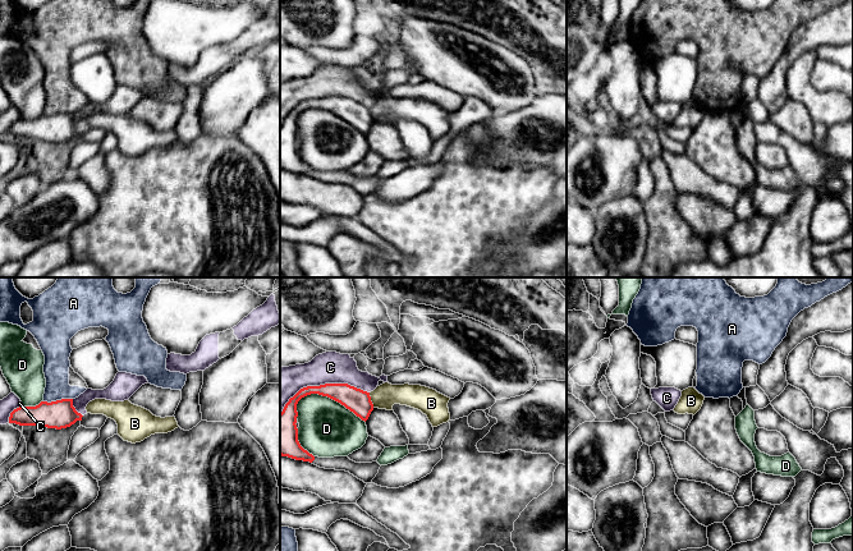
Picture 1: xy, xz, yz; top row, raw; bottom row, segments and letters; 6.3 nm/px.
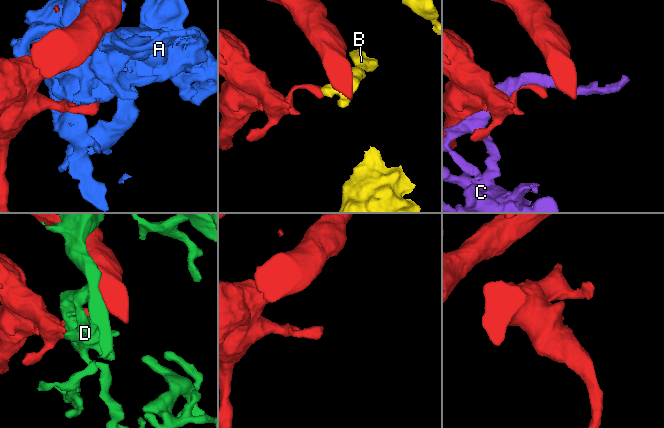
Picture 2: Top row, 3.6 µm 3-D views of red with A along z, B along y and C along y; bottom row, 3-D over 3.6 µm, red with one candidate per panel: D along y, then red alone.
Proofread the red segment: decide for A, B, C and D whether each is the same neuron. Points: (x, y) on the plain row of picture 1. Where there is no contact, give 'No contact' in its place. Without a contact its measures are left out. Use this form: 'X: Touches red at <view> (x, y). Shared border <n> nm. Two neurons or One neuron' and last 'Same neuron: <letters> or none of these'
A: Touches red at xy (58, 114). Shared border 190 nm. Two neurons
B: Touches red at xz (370, 114). Shared border 100 nm. Two neurons
C: Touches red at xz (321, 99). Shared border 600 nm. Two neurons
D: Touches red at xz (330, 111). Shared border 460 nm. Two neurons
Same neuron: none of these

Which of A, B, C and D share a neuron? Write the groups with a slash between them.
A / B / C / D

